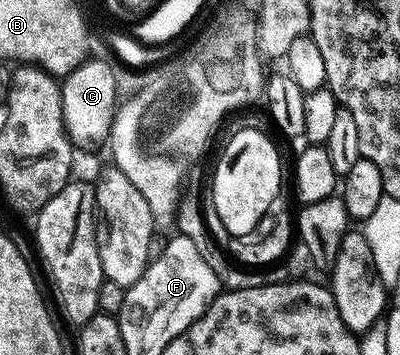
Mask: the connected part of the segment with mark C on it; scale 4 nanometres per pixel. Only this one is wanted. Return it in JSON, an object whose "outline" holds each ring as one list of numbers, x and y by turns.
{"outline":[[86,58,70,75,60,80,65,136,78,152,93,151,96,147,104,148,108,144,109,132,115,126,113,114,119,104,112,64,93,58]]}

